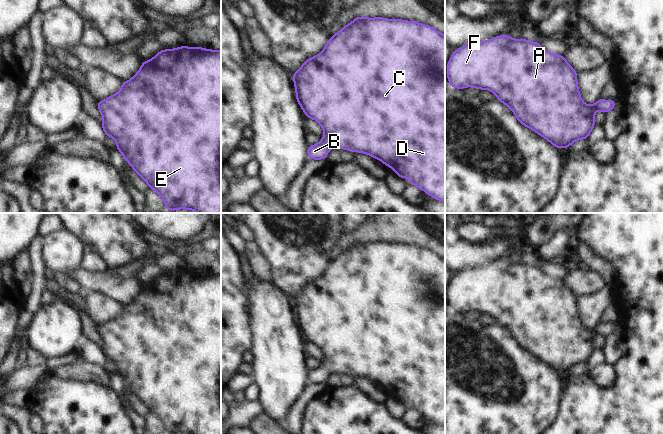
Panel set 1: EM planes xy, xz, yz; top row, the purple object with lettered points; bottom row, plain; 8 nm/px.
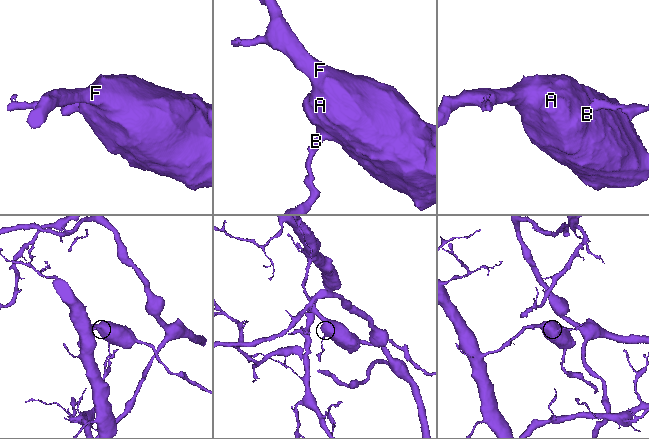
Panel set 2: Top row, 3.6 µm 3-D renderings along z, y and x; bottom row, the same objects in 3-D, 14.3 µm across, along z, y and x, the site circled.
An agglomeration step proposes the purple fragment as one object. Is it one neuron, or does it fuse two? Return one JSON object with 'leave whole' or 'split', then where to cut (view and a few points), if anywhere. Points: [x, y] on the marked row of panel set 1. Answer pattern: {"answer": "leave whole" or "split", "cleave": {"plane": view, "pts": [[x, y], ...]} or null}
{"answer": "leave whole", "cleave": null}

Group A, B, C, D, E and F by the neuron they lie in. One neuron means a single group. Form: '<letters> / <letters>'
A B C D E F

